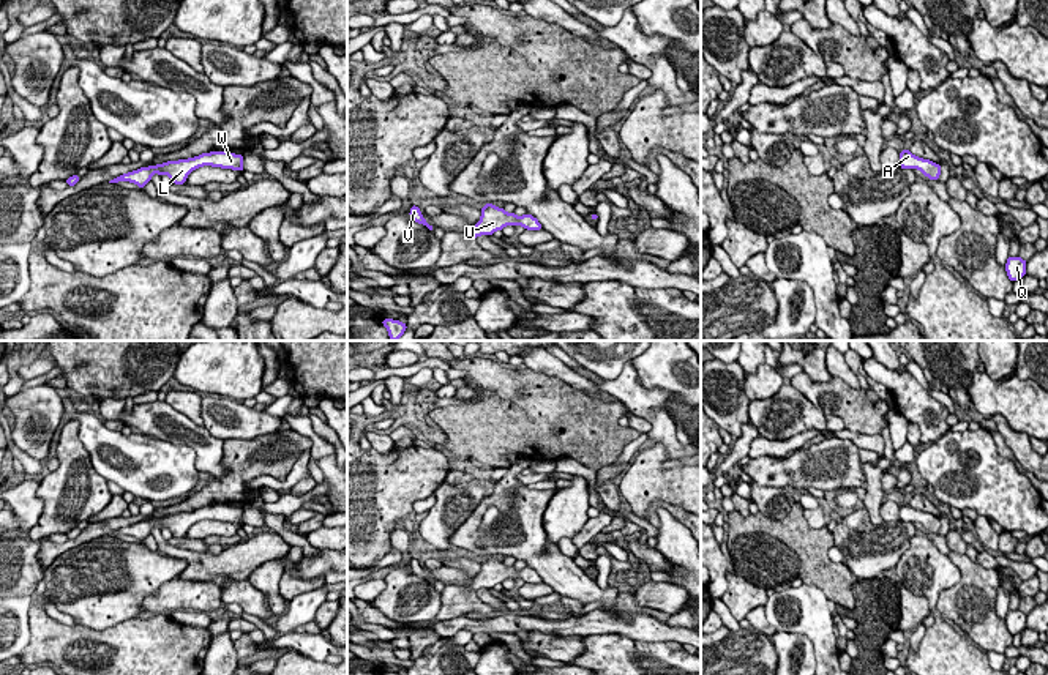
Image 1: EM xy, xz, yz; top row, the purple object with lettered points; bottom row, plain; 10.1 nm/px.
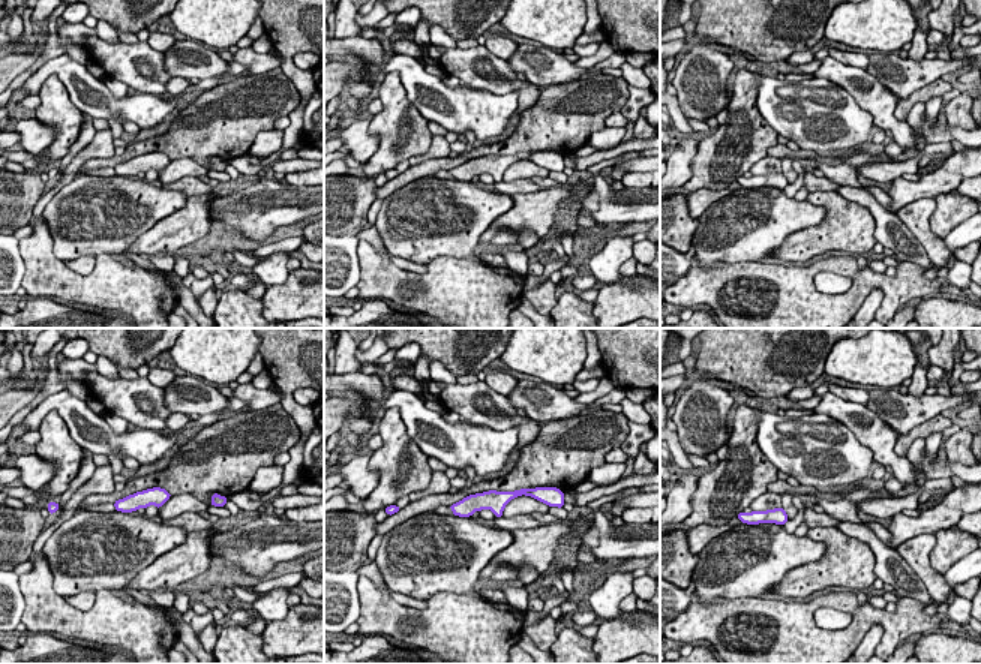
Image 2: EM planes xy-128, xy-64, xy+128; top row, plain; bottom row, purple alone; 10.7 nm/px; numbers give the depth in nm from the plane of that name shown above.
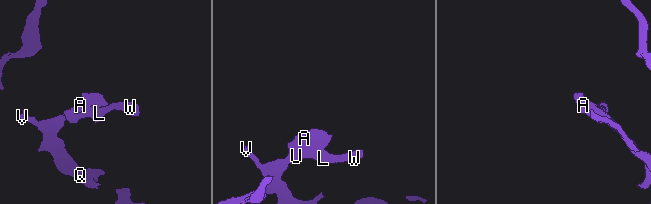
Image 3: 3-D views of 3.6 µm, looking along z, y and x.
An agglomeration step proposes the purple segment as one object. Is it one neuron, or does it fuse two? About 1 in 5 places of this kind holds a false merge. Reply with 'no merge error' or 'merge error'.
no merge error

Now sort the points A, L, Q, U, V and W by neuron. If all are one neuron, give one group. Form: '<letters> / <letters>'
A L Q U V W

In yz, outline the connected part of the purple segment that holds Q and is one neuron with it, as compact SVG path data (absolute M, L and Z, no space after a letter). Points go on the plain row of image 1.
M1009 609L1007 617L1005 617L1005 625L1007 625L1009 632L1012 636L1021 632L1026 628L1026 618L1027 615L1023 613L1020 609L1016 610Z

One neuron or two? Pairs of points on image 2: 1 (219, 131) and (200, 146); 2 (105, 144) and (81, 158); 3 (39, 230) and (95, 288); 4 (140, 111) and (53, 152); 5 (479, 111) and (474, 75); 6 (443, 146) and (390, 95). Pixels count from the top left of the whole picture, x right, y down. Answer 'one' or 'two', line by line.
1: one
2: one
3: one
4: two
5: two
6: two

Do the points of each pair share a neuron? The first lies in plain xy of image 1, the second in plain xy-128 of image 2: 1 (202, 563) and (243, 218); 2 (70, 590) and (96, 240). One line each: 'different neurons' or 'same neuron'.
1: different neurons
2: same neuron

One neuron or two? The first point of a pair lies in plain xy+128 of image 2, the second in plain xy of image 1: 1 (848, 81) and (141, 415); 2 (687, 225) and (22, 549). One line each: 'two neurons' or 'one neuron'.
1: one neuron
2: one neuron

